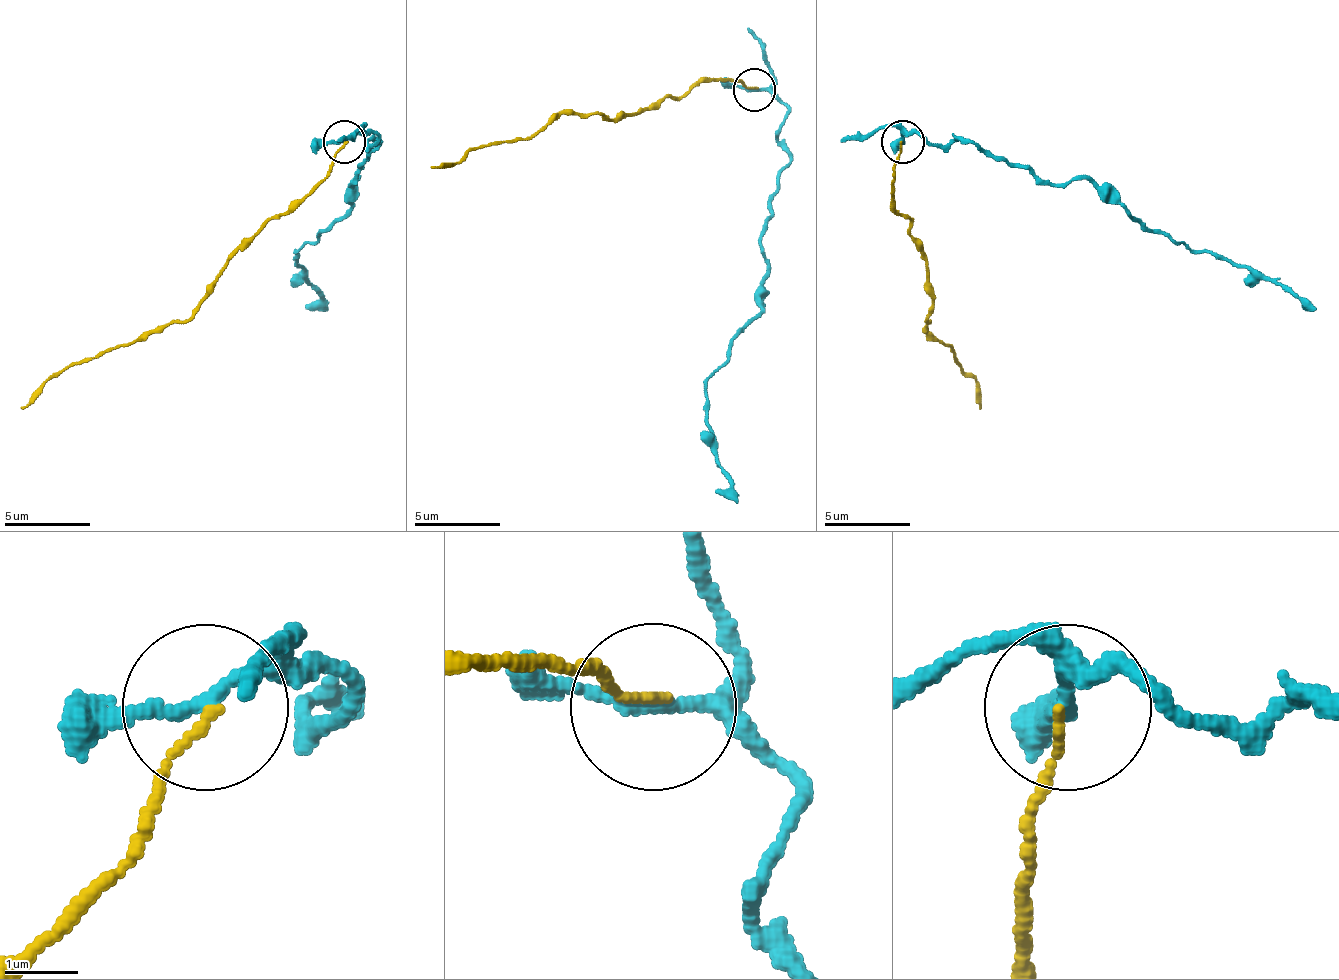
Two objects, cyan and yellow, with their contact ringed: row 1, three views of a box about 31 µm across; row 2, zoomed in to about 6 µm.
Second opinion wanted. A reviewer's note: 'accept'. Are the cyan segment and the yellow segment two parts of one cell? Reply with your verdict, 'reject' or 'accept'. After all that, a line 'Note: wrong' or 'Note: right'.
reject
Note: wrong

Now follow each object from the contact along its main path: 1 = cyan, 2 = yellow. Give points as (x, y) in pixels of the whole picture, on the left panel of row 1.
1: (345, 142), (358, 134), (379, 142), (349, 185), (358, 177), (354, 202), (298, 249), (328, 309)
2: (345, 142), (298, 202), (268, 219), (182, 322), (71, 361), (19, 408)

